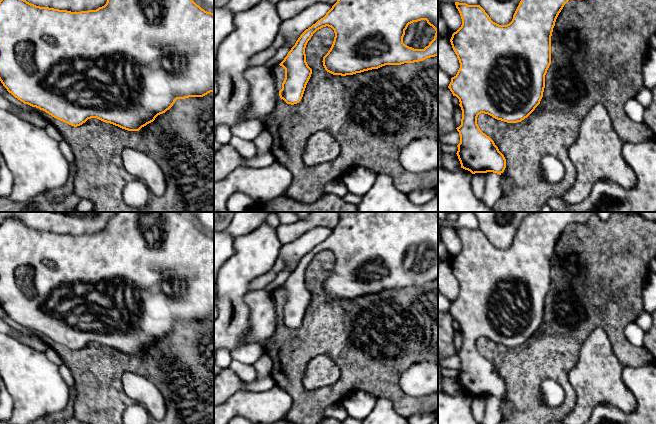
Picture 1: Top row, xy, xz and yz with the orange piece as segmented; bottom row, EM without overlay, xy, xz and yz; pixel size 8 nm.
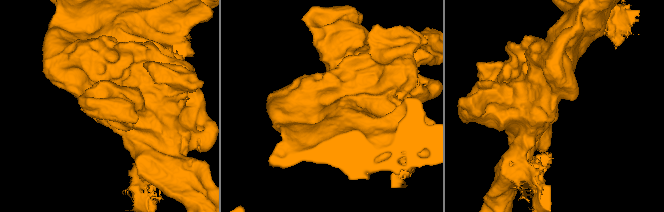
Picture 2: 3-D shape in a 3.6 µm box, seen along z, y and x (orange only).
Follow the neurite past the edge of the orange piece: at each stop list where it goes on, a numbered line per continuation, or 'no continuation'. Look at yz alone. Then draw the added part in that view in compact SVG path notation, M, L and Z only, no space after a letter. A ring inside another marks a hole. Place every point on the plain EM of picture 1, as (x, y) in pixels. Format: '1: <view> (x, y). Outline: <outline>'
no continuation

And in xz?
1: xz (418, 259). Outline: M426 244L408 249L403 261L403 267L414 273L424 273L434 263L435 253Z

